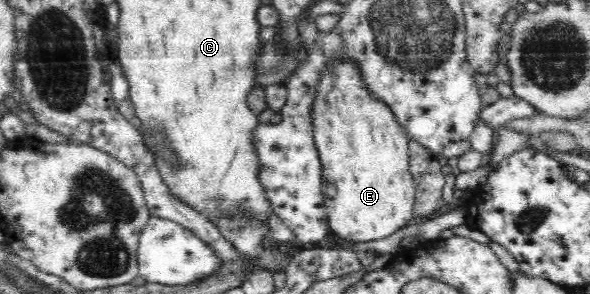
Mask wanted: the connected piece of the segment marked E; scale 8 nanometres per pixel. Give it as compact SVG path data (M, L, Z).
M329 55L329 59L325 59L325 65L321 67L321 72L318 73L319 79L313 87L313 101L309 105L310 120L313 128L313 144L318 152L322 173L321 175L321 194L323 195L324 208L327 212L330 229L333 233L339 235L344 240L355 242L372 241L381 239L395 233L398 229L404 227L409 220L415 217L414 205L416 202L415 183L412 181L412 175L409 172L410 152L408 149L408 139L405 128L401 126L397 120L396 112L381 99L379 95L371 90L368 86L367 75L364 75L363 63L360 62L360 56Z

